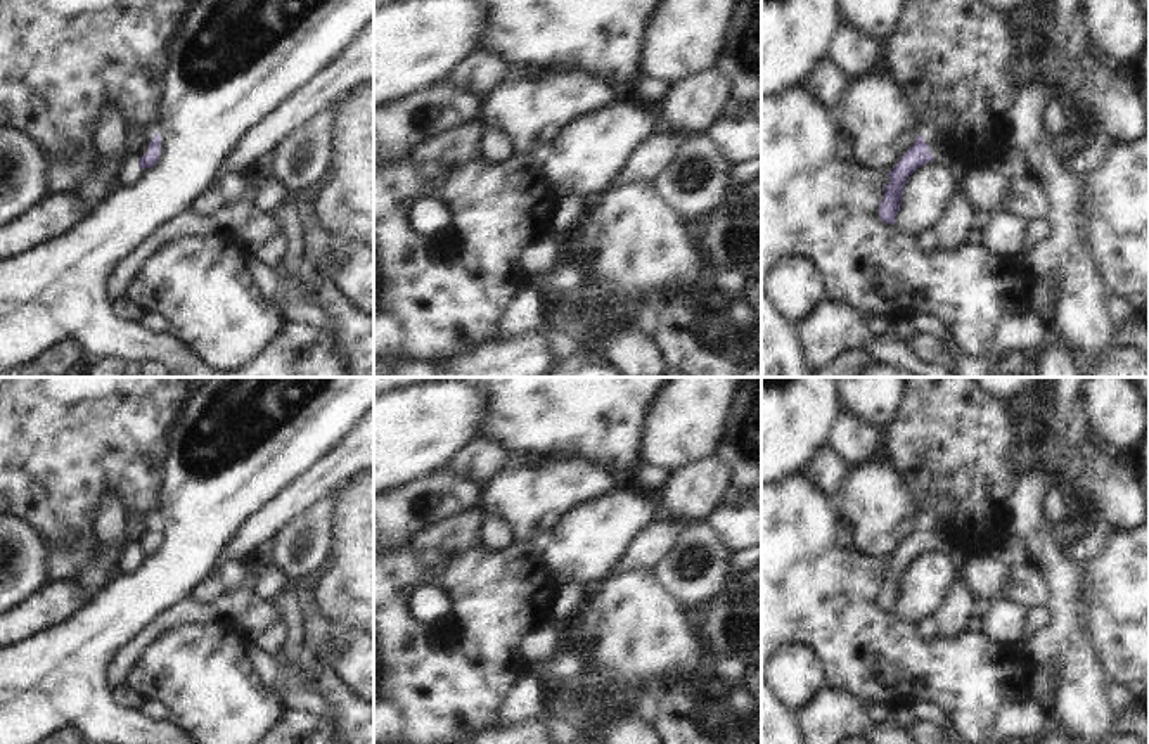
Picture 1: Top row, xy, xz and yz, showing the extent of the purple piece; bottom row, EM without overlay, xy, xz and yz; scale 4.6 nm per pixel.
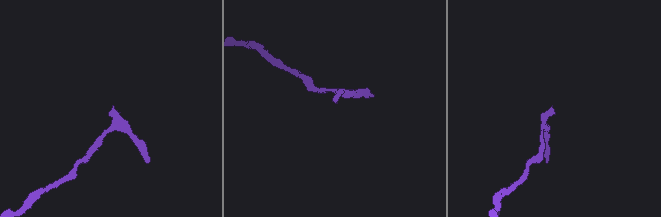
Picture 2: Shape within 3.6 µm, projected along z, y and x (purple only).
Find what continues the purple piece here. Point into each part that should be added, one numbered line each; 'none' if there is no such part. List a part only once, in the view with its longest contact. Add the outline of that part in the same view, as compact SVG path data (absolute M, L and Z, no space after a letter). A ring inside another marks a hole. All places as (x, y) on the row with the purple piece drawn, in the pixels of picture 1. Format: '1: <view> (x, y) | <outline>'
1: yz (961, 64) | M907 0L900 22L884 45L891 74L902 87L921 121L924 142L934 161L966 170L988 168L997 152L1011 145L1009 112L1026 85L1026 47L1016 35L1009 16L998 14L983 0Z

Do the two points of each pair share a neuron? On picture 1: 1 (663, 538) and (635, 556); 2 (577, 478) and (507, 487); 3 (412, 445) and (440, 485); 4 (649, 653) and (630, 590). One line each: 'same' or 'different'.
1: same
2: same
3: different
4: same

